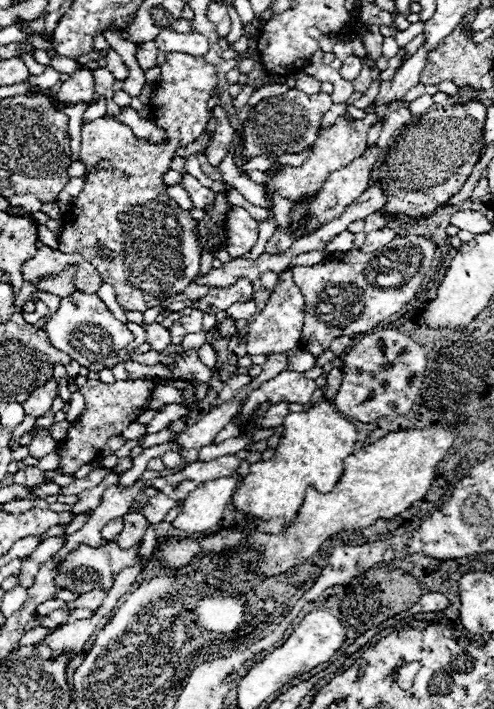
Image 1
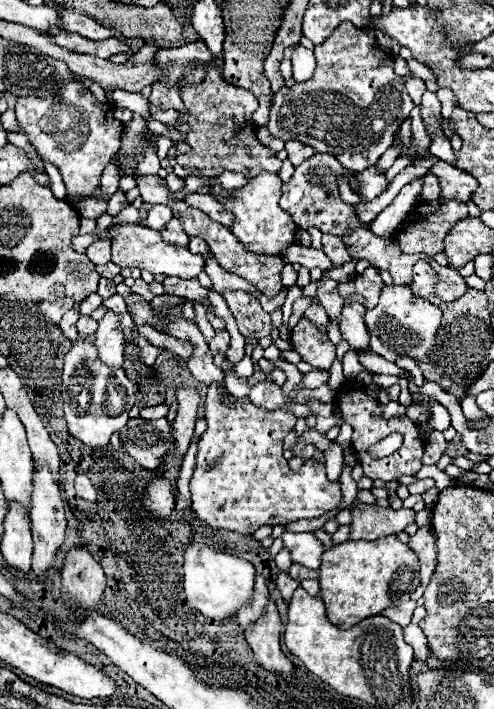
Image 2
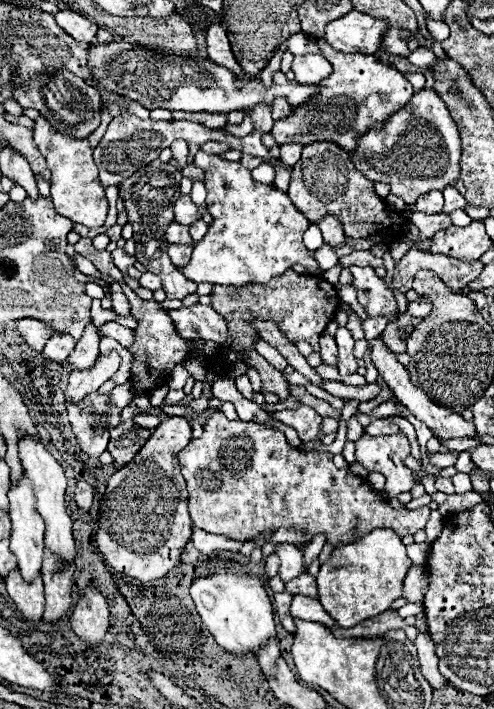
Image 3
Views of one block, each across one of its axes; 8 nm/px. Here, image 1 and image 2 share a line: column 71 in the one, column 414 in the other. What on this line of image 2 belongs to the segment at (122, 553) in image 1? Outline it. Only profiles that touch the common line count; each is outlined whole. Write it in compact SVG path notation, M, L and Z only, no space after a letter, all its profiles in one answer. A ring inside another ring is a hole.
M384 536L378 540L348 540L338 546L328 548L322 554L322 566L318 570L320 574L320 596L326 604L328 620L340 628L350 628L358 622L362 622L368 616L376 616L382 610L390 606L398 606L406 600L410 600L412 592L420 586L420 574L418 574L418 556L396 536Z

